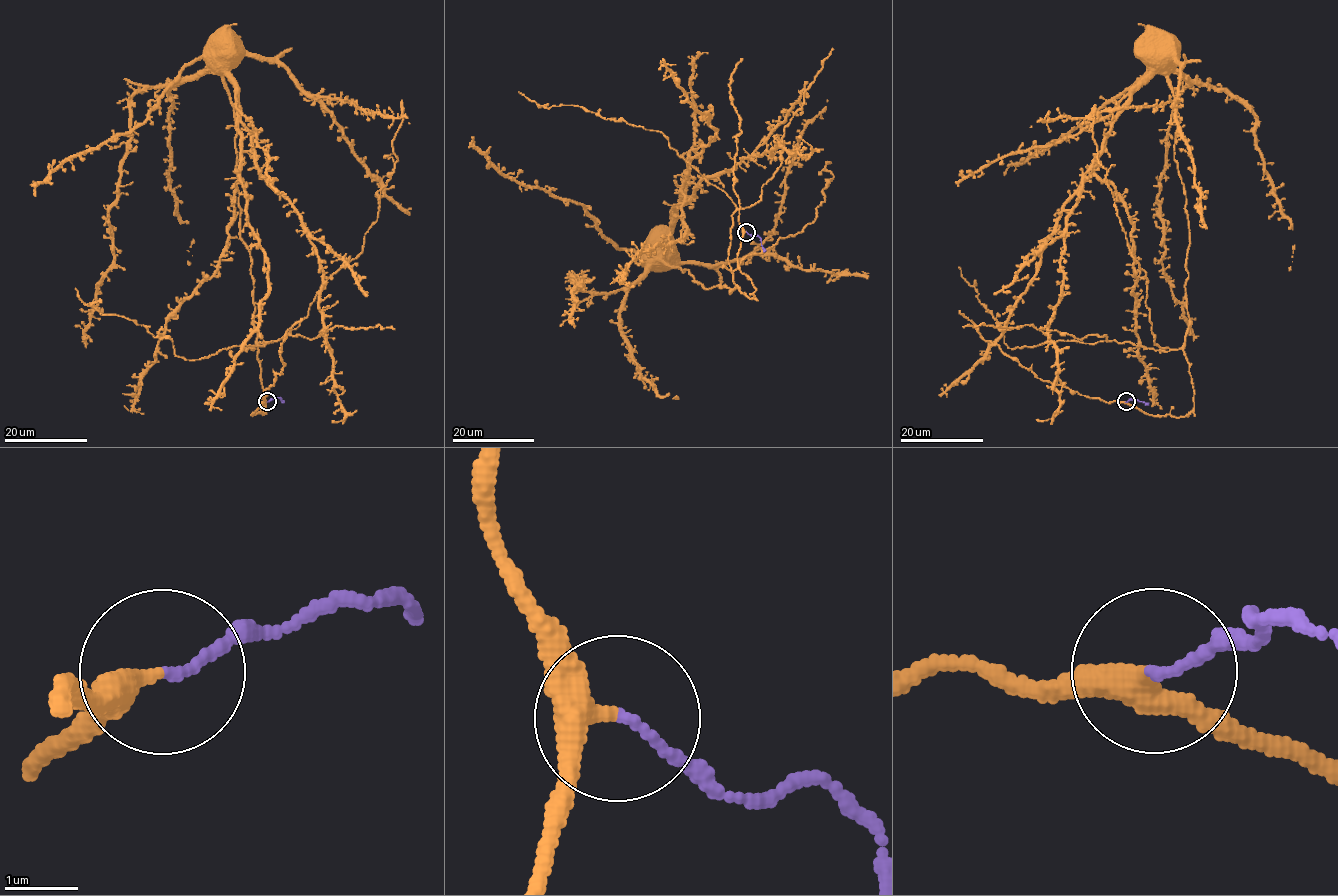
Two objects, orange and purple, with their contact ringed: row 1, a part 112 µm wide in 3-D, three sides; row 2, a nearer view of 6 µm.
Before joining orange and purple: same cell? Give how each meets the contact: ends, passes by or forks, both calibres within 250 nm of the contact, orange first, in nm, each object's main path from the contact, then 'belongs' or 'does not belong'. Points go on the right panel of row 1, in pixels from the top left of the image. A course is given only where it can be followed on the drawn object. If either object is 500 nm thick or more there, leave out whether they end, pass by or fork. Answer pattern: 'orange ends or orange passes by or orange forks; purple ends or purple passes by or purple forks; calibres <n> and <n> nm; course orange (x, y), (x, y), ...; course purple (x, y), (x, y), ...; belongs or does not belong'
orange passes by; purple ends; calibres 300 and 120 nm; course orange (1126, 402), (1194, 407), (1189, 222), (1158, 72), (1094, 173), (1133, 224), (1137, 357), (1161, 409); course purple (1126, 402), (1134, 398), (1148, 405); belongs

